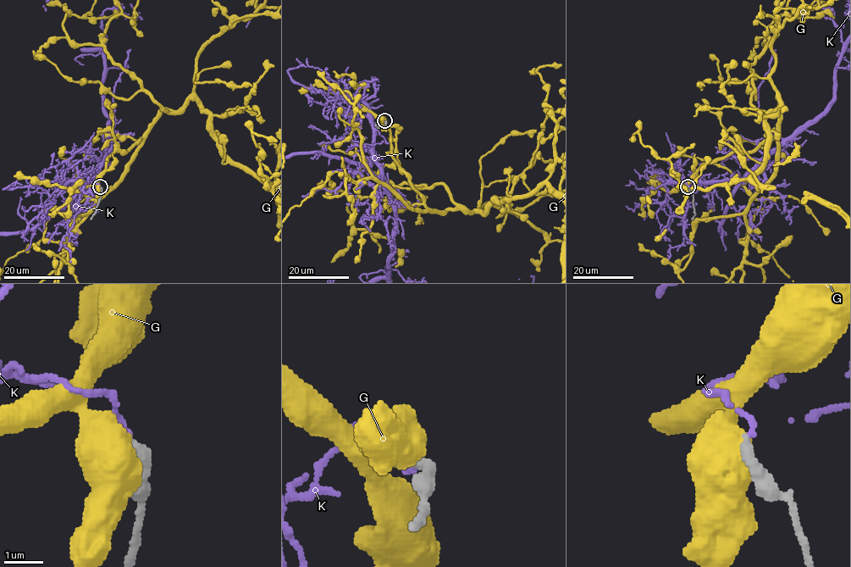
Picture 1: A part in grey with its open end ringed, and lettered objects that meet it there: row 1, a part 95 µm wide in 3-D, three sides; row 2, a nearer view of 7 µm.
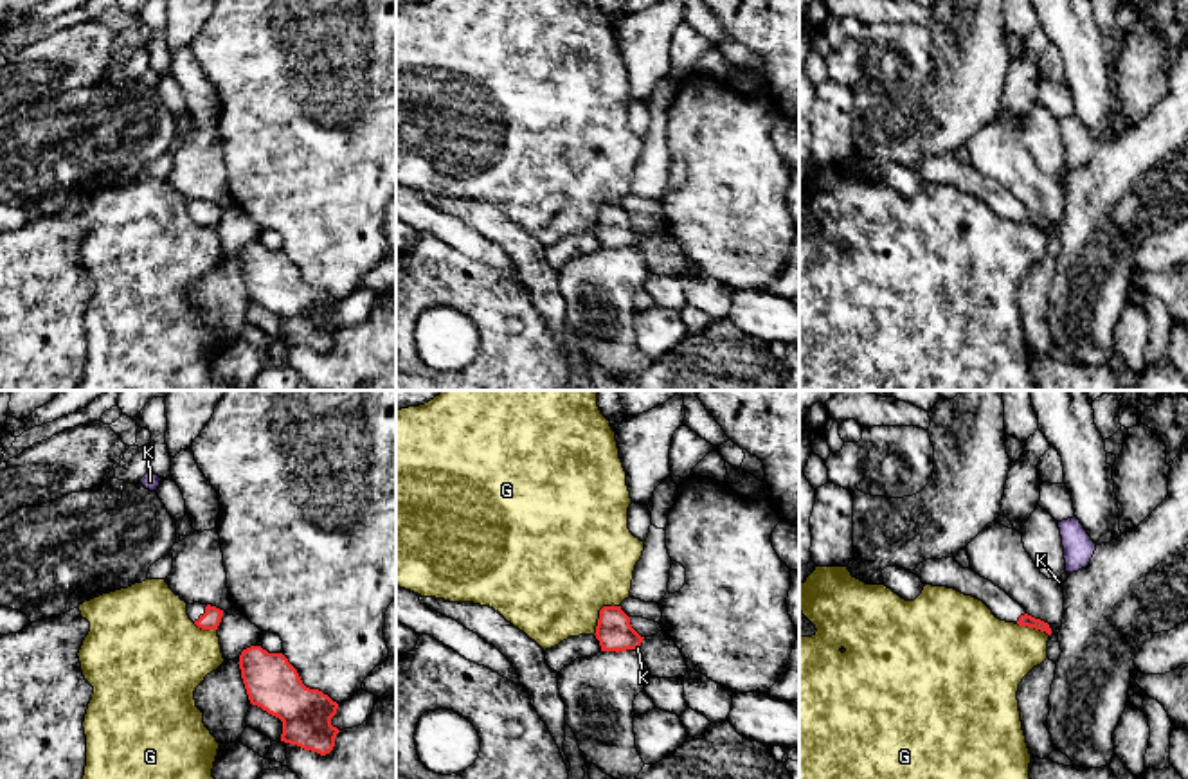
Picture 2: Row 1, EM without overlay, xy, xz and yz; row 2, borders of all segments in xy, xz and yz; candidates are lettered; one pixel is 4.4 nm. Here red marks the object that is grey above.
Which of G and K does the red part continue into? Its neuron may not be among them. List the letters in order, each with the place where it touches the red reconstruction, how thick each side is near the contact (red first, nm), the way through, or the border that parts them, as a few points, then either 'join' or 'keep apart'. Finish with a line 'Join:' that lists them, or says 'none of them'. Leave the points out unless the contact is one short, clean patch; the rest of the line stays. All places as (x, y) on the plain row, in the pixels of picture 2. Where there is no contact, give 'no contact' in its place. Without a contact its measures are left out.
G: contact xz (600, 209); calibres 160 and 480 nm; border xz (620, 202), (605, 202), (600, 207), (593, 231); keep apart
K: contact xz (636, 245); calibres 160 and 20 nm; border xz (638, 243), (634, 247); keep apart
Join: none of them

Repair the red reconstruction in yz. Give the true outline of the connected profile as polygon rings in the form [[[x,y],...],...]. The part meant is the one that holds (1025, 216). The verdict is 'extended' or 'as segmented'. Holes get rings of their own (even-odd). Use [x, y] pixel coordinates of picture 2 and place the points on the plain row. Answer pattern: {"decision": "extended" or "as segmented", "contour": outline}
{"decision": "extended", "contour": [[[956,155],[927,157],[920,160],[913,171],[916,171],[923,182],[954,185],[983,198],[1001,218],[1035,225],[1051,232],[1048,219],[1028,212],[1004,187],[976,171],[972,166],[963,166]]]}

